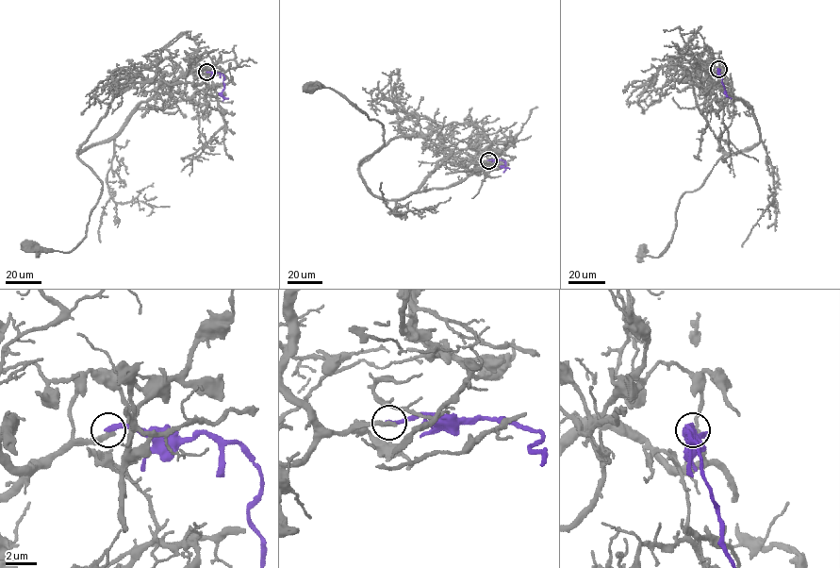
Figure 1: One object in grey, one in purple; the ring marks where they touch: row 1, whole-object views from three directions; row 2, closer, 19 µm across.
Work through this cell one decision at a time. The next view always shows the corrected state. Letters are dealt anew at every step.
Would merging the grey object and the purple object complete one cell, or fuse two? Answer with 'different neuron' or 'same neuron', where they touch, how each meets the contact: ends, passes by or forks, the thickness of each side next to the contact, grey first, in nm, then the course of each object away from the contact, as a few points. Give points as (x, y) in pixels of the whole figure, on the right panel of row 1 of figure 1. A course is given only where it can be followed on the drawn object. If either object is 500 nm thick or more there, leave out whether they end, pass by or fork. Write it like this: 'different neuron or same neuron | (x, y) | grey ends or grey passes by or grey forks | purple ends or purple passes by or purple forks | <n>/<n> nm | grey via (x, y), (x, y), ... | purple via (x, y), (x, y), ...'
same neuron | (718, 69) | grey ends | purple ends | 400/300 nm | grey via (718, 69), (730, 100), (751, 108), (760, 141), (723, 155), (683, 195), (657, 257), (642, 249) | purple via (718, 69), (724, 92), (731, 99)

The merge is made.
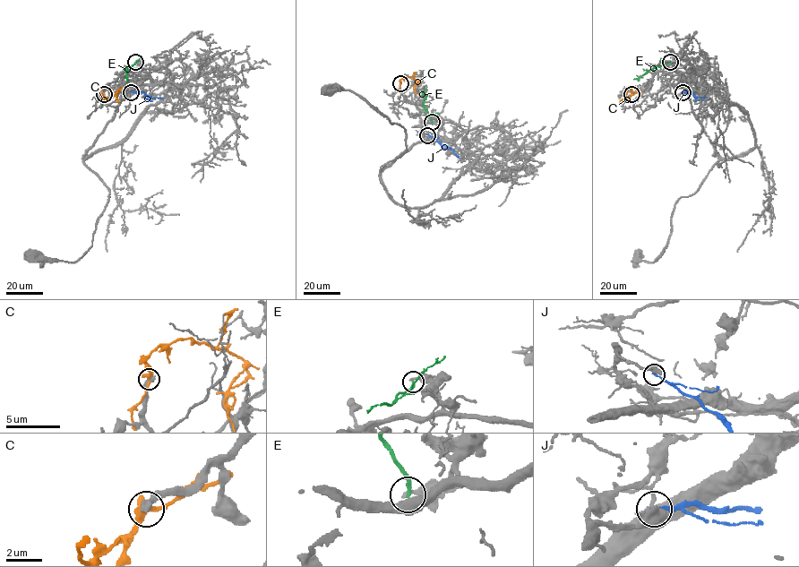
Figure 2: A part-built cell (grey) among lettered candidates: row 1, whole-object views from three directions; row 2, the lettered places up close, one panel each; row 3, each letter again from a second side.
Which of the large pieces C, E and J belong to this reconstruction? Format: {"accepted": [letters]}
{"accepted": []}

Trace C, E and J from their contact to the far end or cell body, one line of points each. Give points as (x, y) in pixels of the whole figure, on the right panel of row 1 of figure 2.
C: (631, 94), (627, 101), (624, 99), (628, 89), (642, 92)
E: (670, 62), (655, 66), (633, 79)
J: (683, 92), (705, 98)

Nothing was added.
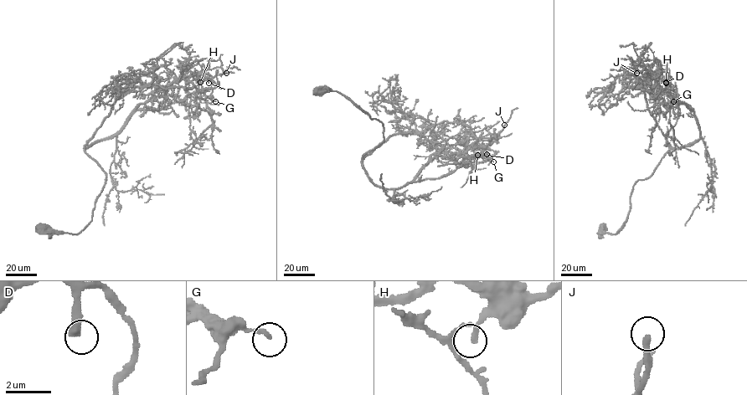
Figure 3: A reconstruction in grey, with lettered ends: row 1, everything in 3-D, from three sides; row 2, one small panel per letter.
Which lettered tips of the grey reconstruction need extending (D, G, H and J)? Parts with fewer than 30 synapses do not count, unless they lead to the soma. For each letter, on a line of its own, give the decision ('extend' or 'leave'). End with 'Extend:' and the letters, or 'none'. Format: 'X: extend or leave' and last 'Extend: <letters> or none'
D: leave
G: leave
H: leave
J: extend
Extend: J

